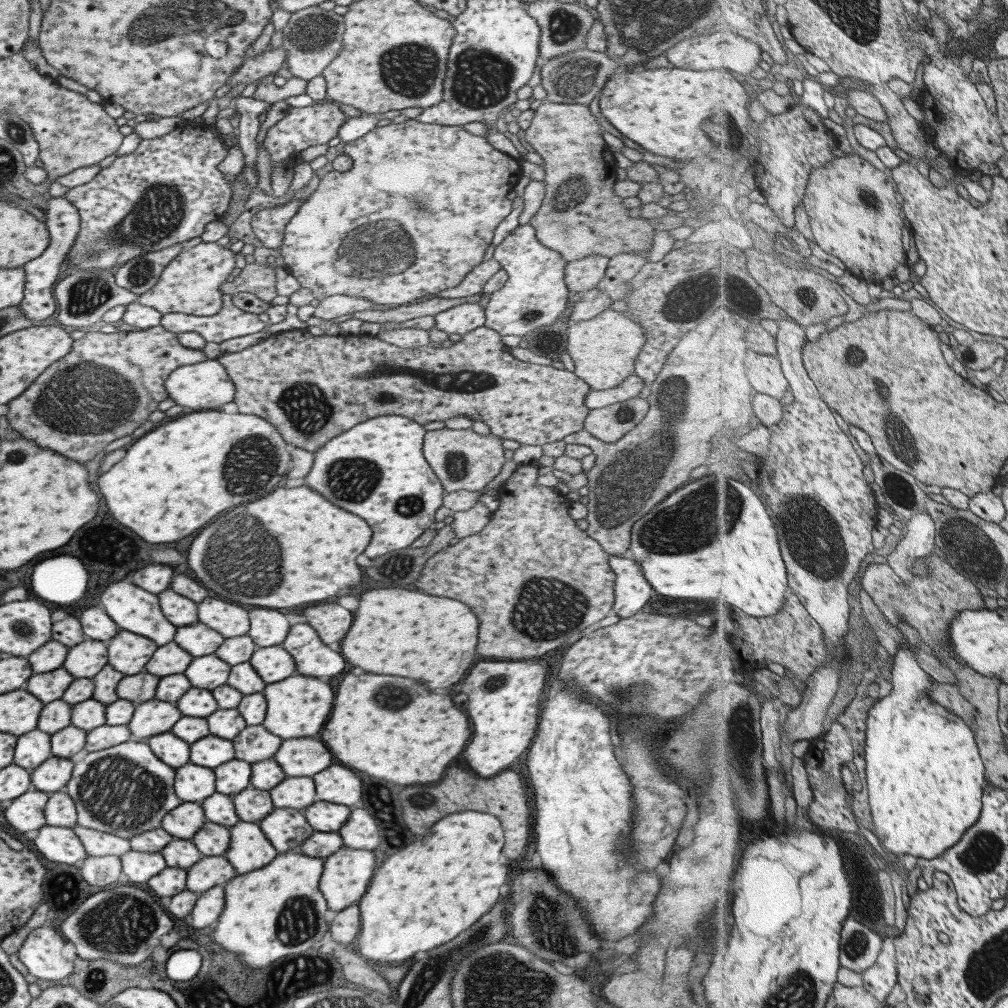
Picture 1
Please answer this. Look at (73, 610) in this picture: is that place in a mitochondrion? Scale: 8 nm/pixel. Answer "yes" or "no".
no

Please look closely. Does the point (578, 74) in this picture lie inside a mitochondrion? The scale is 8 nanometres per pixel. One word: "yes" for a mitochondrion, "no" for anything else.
yes

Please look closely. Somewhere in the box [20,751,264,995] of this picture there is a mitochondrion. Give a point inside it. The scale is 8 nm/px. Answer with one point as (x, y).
(120, 794)

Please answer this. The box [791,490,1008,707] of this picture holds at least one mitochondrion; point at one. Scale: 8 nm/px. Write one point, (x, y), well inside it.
(966, 531)

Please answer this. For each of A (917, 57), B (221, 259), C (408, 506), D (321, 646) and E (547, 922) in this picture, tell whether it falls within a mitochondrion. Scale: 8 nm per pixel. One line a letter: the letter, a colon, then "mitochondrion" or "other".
A: other
B: other
C: mitochondrion
D: other
E: mitochondrion

